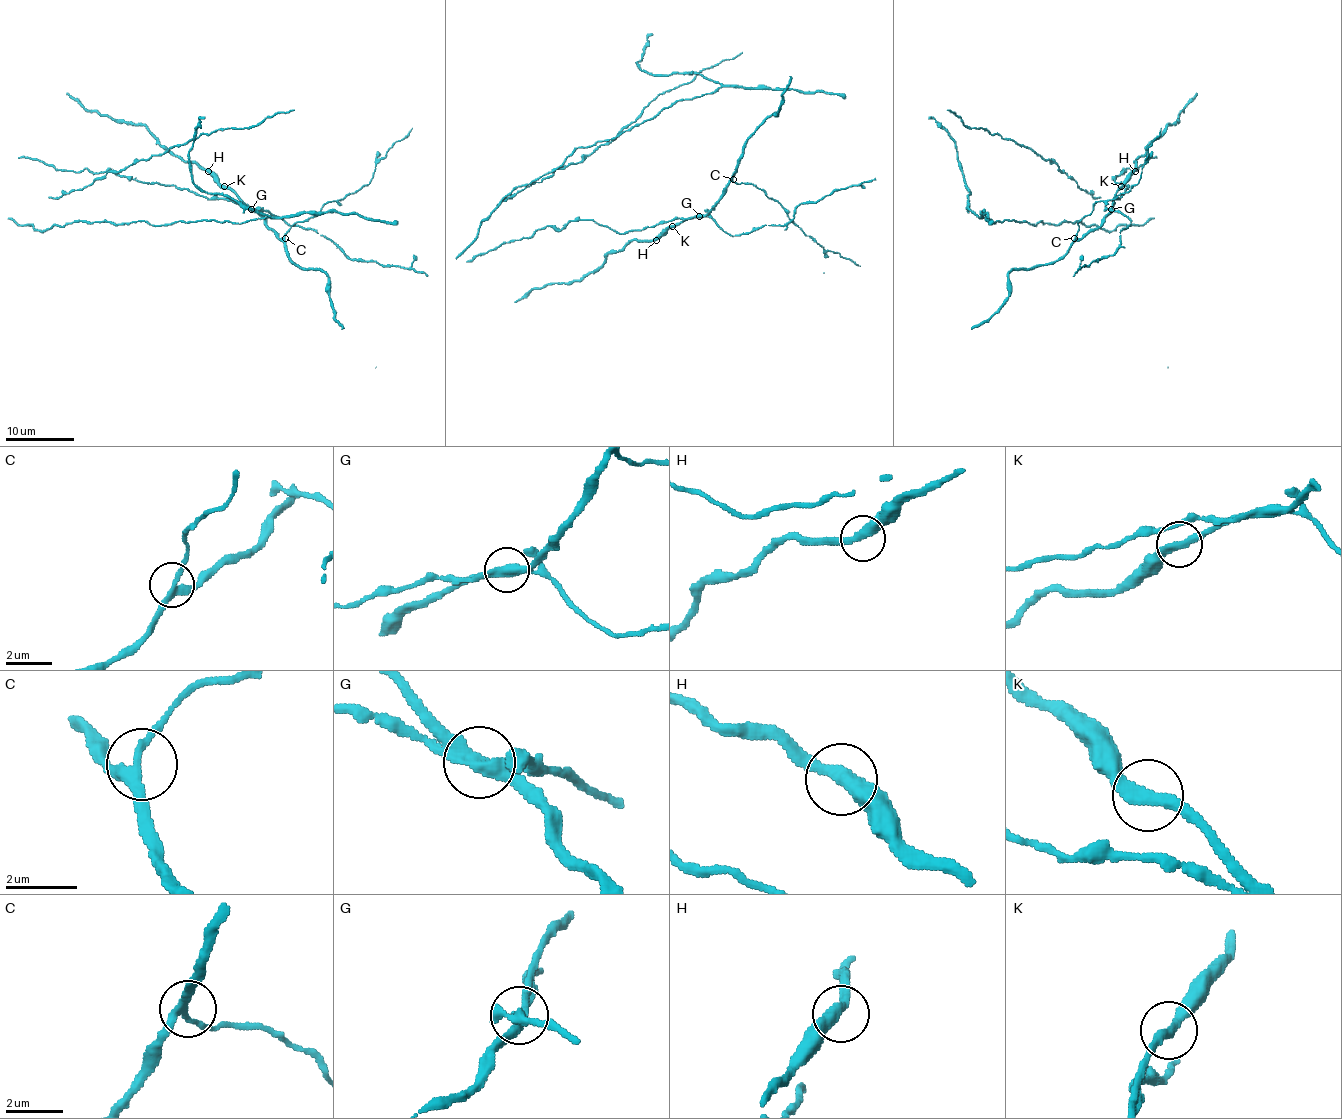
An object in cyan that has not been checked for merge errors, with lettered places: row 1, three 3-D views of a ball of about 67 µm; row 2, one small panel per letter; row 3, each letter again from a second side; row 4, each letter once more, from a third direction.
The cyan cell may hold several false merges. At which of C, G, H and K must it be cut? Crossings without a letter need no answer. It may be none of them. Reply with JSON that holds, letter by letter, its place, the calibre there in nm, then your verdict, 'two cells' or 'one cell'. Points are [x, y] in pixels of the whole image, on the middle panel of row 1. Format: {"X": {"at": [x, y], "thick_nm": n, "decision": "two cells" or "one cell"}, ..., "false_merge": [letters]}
{"C": {"at": [733, 179], "thick_nm": 240, "decision": "one cell"}, "G": {"at": [699, 216], "thick_nm": 400, "decision": "two cells"}, "H": {"at": [656, 240], "thick_nm": 400, "decision": "one cell"}, "K": {"at": [672, 226], "thick_nm": 340, "decision": "one cell"}, "false_merge": ["G"]}

